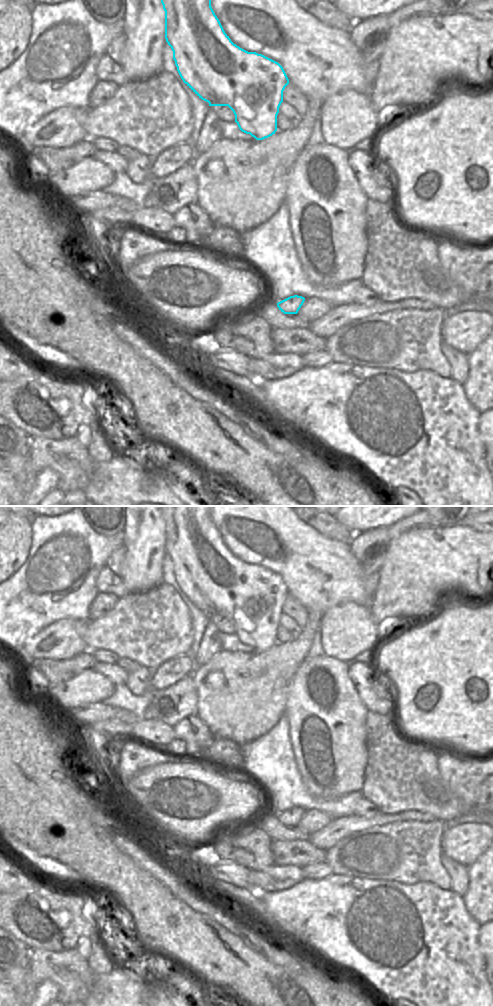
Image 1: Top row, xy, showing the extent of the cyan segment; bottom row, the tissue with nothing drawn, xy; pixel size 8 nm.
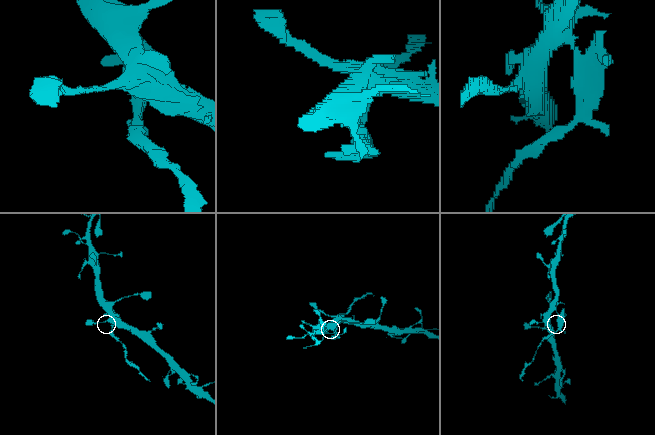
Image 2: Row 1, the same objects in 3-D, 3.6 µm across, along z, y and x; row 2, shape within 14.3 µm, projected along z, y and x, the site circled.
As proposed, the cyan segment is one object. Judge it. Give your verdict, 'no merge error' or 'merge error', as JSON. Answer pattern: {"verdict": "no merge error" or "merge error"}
{"verdict": "merge error"}

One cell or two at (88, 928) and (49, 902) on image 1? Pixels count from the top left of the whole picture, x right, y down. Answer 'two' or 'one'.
one

